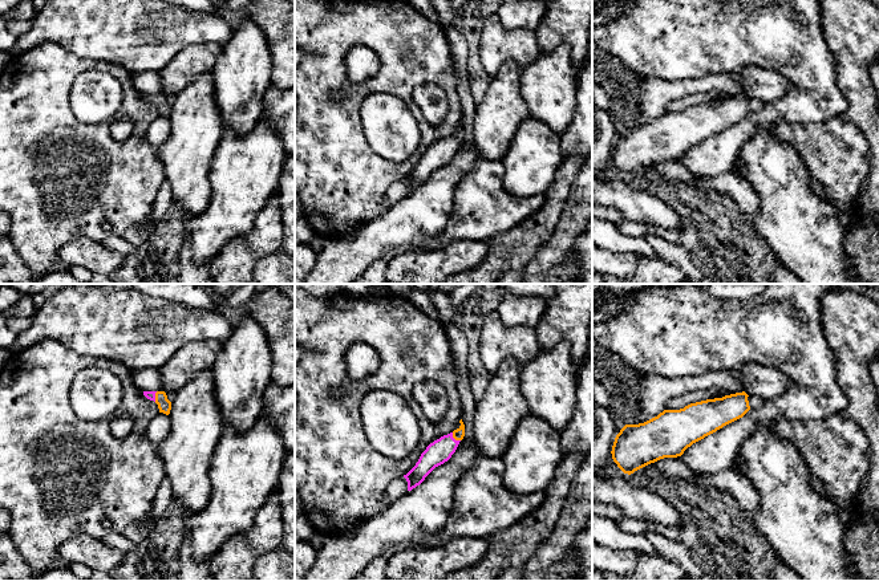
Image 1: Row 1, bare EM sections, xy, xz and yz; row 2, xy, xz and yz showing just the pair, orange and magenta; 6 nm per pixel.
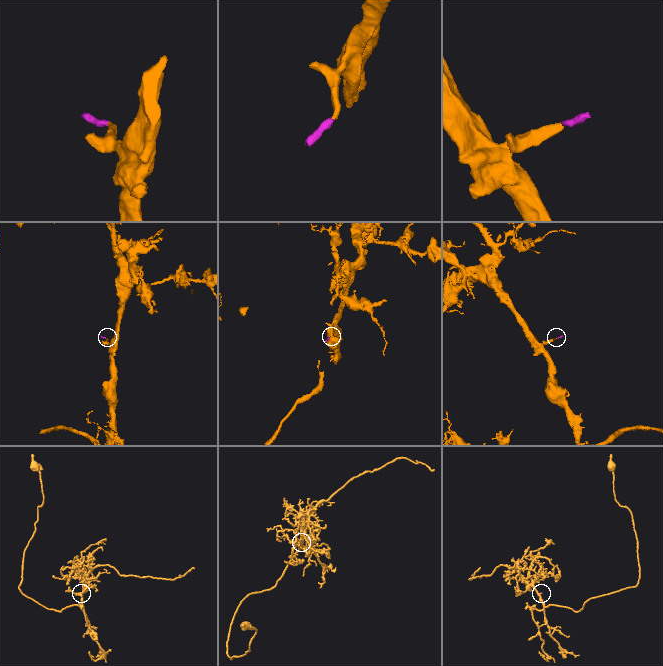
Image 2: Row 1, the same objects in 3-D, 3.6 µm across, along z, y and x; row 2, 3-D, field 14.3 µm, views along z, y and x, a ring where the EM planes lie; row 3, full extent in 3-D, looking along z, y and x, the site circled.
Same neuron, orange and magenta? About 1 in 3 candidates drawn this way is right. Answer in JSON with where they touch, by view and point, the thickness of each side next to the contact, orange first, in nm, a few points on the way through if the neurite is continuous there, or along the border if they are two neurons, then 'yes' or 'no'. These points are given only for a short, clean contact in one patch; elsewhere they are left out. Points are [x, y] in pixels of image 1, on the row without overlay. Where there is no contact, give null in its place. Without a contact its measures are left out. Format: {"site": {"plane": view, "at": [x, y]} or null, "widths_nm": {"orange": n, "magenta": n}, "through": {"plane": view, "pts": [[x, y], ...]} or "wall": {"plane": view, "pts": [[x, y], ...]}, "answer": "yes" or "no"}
{"site": {"plane": "xz", "at": [454, 141]}, "widths_nm": {"orange": 70, "magenta": 140}, "through": {"plane": "xz", "pts": [[458, 137], [454, 141], [441, 153]]}, "answer": "yes"}

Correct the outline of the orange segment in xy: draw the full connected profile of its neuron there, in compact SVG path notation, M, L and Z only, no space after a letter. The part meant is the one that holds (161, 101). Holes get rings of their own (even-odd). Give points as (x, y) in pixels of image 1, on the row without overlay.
M143 94L143 98L158 107L159 115L163 115L166 118L170 117L171 105L167 102L165 94Z

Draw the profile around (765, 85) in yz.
M745 66L734 74L748 98L756 98L765 103L782 98L789 90L789 82L770 69Z

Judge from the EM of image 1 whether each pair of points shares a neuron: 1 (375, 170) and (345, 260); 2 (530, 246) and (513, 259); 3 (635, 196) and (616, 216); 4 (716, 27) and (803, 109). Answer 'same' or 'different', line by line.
1: different
2: same
3: different
4: same

